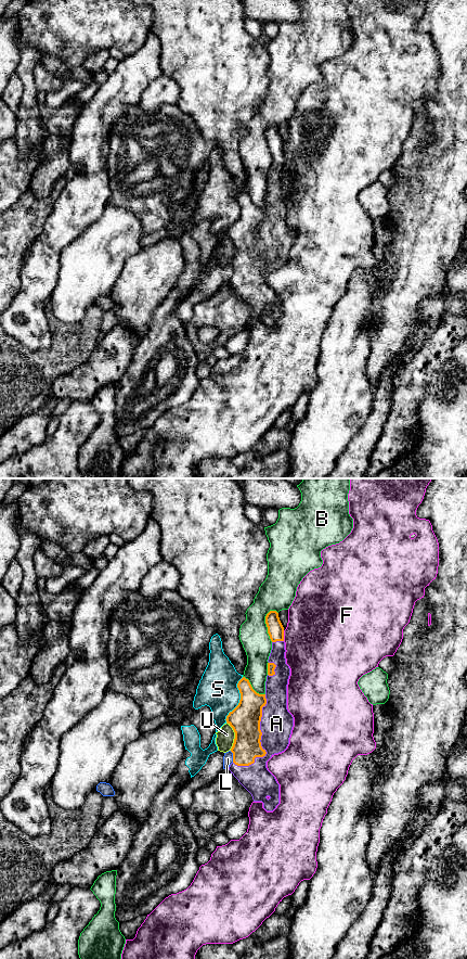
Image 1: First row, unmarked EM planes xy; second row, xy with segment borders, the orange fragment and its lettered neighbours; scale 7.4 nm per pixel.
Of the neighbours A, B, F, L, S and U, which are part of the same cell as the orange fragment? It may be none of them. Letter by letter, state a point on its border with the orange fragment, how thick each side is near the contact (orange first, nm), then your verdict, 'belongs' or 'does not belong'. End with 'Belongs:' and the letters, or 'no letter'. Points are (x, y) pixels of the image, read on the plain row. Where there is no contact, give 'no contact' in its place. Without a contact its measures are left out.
A: contact xy (260, 253); calibres 220 and 240 nm; belongs
B: contact xy (266, 137); calibres 120 and 260 nm; does not belong
F: contact xy (283, 150); calibres 120 and 480 nm; does not belong
L: contact xy (233, 270); calibres 200 and 80 nm; does not belong
S: contact xy (240, 214); calibres 220 and 280 nm; does not belong
U: contact xy (235, 250); calibres 220 and 140 nm; does not belong
Belongs: A

